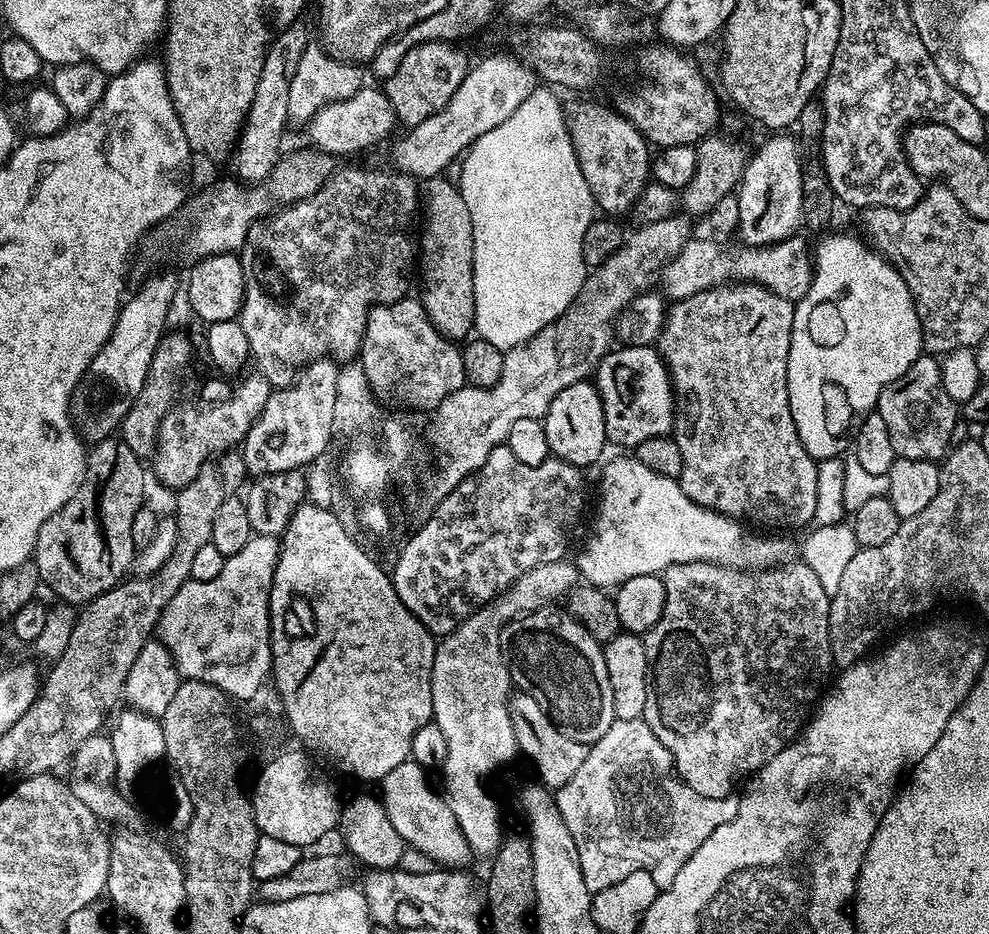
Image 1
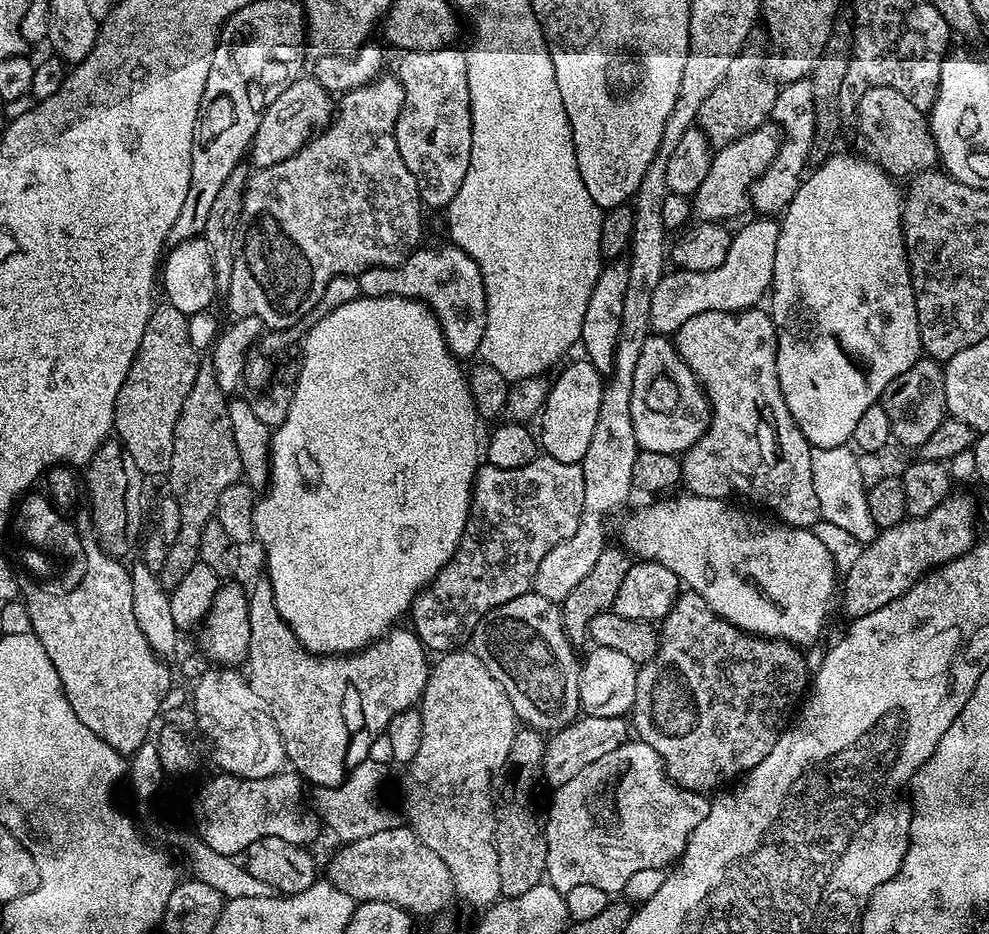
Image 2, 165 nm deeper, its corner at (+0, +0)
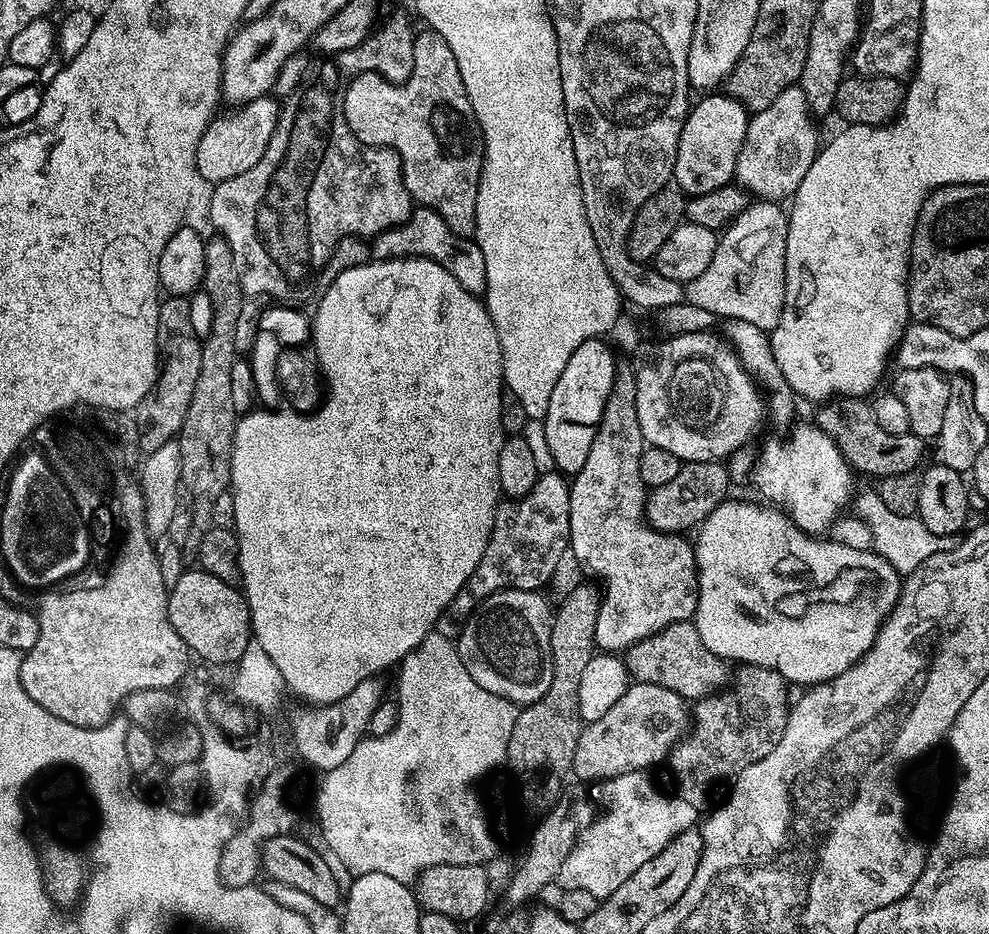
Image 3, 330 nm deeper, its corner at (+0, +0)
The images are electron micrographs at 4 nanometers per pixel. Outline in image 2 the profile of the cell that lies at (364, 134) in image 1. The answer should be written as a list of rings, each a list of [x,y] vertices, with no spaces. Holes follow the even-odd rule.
[[[301,78],[296,80],[274,102],[268,104],[268,109],[262,114],[262,122],[258,122],[258,130],[252,139],[250,149],[251,167],[259,170],[269,168],[296,152],[302,151],[304,145],[319,133],[333,119],[334,100],[317,80]]]

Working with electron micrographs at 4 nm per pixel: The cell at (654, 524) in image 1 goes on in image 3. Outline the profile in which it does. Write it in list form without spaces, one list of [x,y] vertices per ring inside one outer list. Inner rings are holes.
[[[735,498],[726,499],[713,510],[703,524],[699,525],[698,531],[695,533],[695,535],[697,534],[694,536],[696,577],[700,583],[700,597],[694,617],[696,629],[706,650],[719,656],[721,660],[735,662],[737,665],[753,664],[759,668],[774,670],[778,674],[782,674],[782,678],[792,686],[796,686],[796,684],[804,684],[803,686],[827,684],[829,680],[838,678],[838,674],[850,670],[850,666],[854,666],[854,662],[858,662],[866,654],[866,650],[870,650],[878,630],[884,624],[884,619],[892,613],[892,608],[900,597],[902,576],[896,572],[894,566],[886,558],[880,557],[873,550],[854,550],[853,547],[839,544],[831,538],[809,536],[778,508],[765,506],[760,502],[755,503],[747,504],[746,501],[735,500]]]

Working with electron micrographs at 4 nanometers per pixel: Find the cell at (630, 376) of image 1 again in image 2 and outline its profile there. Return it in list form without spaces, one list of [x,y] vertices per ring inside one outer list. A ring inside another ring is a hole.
[[[649,334],[646,338],[646,343],[642,346],[642,355],[638,357],[638,367],[634,370],[634,386],[630,394],[630,418],[634,422],[636,443],[643,451],[670,454],[671,456],[683,454],[692,448],[694,442],[698,442],[698,438],[702,438],[702,434],[708,428],[709,422],[712,421],[712,409],[708,406],[708,395],[704,393],[704,387],[701,386],[699,378],[690,370],[690,366],[686,366],[686,362],[682,362],[675,343],[667,335]]]

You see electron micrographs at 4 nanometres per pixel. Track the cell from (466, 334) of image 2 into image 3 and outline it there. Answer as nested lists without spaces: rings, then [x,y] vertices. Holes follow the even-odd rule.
[[[413,207],[410,218],[406,218],[406,222],[371,237],[370,247],[373,260],[421,256],[438,262],[446,270],[450,270],[450,274],[458,282],[462,282],[466,290],[475,294],[482,294],[486,290],[486,258],[482,258],[482,250],[476,244],[475,239],[454,234],[454,230],[446,226],[444,219],[433,208]]]

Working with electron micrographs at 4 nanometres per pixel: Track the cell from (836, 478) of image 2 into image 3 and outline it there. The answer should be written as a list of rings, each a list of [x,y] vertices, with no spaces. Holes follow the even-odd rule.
[[[875,489],[860,491],[854,498],[854,512],[860,519],[868,524],[871,532],[872,550],[880,557],[886,558],[897,573],[901,576],[916,571],[922,562],[936,553],[944,553],[952,550],[959,544],[957,535],[936,535],[932,530],[926,528],[918,516],[904,516],[888,510],[883,504],[879,491]]]

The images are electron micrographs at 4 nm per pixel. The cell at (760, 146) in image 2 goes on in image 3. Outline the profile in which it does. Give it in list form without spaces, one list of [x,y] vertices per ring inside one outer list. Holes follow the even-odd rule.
[[[798,86],[782,90],[766,110],[749,119],[736,163],[735,183],[761,201],[787,201],[798,190],[802,178],[806,178],[806,170],[810,170],[816,153],[822,147],[815,123],[804,91]]]

